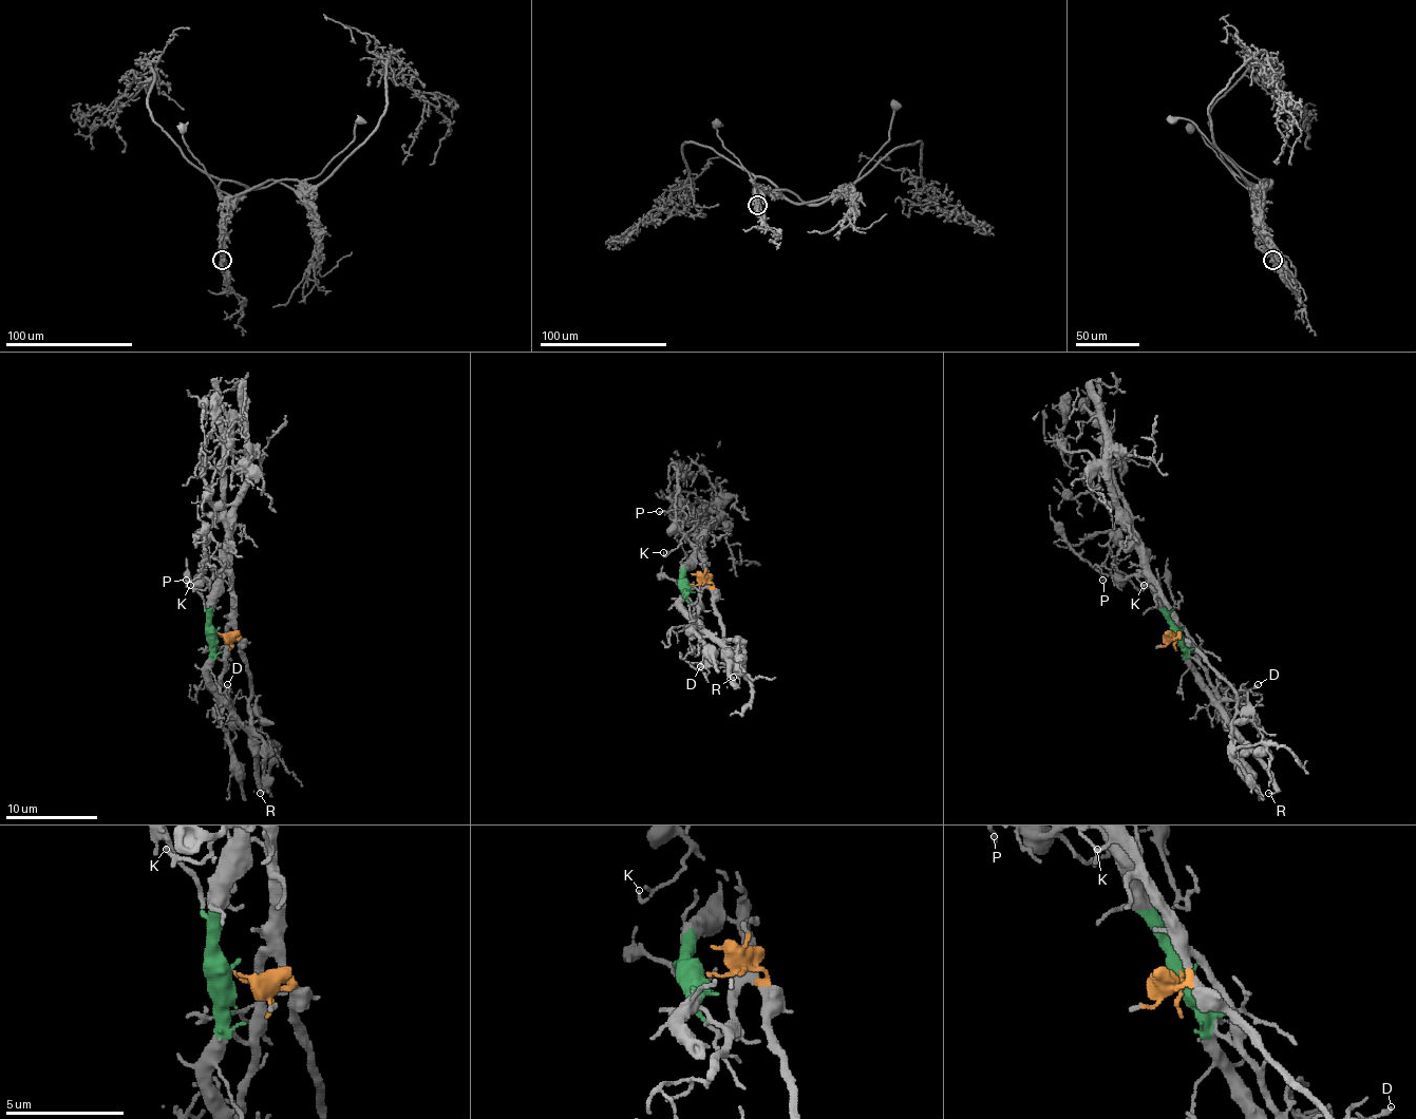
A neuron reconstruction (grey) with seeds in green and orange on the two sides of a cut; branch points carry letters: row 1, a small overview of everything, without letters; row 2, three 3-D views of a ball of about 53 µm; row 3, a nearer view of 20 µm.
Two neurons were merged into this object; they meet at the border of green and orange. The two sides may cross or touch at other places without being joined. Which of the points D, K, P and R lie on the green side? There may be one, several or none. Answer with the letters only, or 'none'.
D, K, P, R

